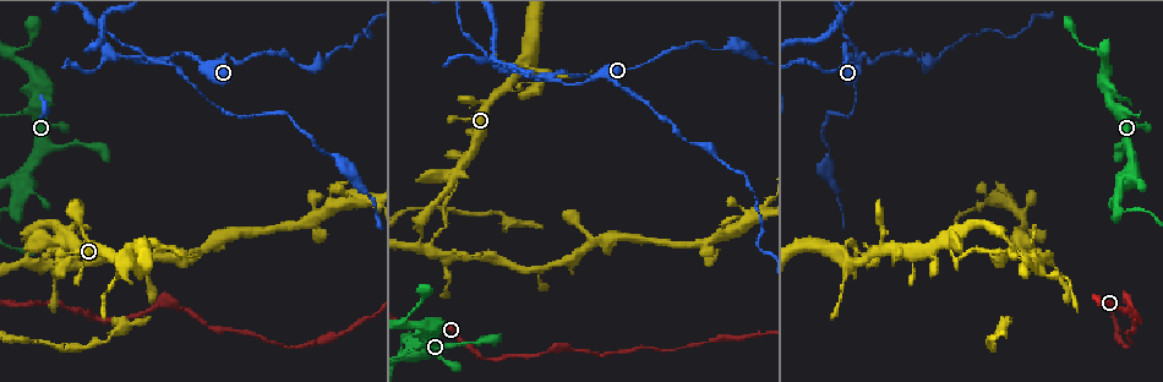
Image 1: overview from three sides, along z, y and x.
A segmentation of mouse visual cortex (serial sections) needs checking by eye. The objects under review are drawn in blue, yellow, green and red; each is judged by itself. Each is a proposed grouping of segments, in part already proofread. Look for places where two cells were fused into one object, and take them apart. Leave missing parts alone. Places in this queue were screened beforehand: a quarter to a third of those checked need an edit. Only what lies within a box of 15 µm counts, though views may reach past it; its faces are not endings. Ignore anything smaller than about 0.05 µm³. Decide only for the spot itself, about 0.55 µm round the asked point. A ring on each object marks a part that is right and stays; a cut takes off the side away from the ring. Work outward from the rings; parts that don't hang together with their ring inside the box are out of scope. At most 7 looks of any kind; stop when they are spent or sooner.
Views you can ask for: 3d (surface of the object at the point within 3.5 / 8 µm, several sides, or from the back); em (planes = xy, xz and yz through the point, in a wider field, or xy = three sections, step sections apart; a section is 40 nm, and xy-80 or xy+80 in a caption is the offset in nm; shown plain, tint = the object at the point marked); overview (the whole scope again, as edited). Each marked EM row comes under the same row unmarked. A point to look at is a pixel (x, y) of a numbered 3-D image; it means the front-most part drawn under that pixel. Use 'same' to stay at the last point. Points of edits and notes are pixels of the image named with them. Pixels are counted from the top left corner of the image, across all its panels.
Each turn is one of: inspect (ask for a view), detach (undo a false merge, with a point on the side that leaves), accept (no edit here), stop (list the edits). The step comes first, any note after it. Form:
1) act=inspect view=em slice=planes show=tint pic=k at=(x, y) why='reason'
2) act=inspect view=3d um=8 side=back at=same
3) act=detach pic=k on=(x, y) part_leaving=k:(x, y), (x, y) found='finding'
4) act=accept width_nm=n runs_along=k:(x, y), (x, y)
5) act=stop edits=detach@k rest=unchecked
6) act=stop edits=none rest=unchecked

act=inspect view=3d um=3.5 pic=1 at=(14, 202) why='sharp bend'

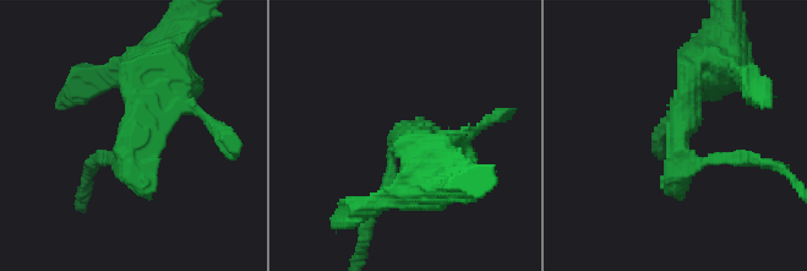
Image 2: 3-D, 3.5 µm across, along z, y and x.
act=inspect view=em slice=xy step=1 show=tint pic=2 at=(677, 139) why='need the tissue'

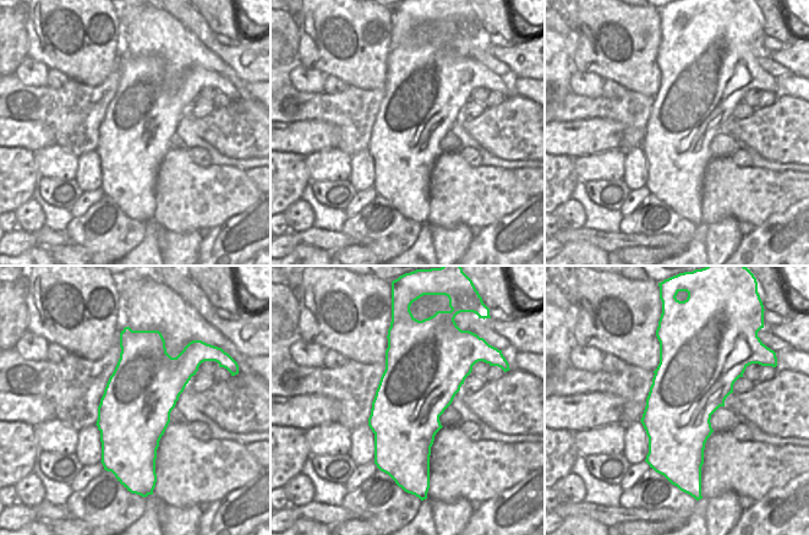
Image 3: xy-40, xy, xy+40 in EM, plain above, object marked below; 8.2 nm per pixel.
act=accept runs_along=2:(169, 79), (127, 158), (109, 158) found='one cell here'

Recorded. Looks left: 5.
act=inspect view=3d um=3.5 pic=1 at=(61, 149) why='abrupt turn'

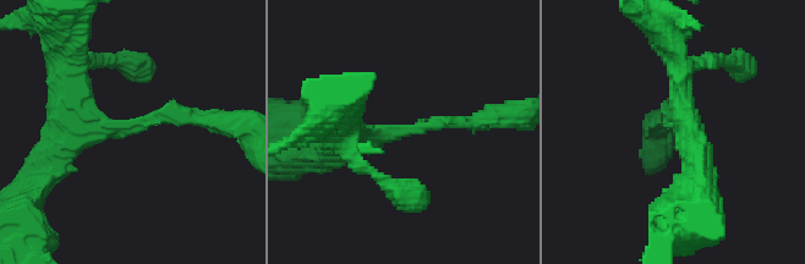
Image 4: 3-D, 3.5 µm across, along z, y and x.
act=inspect view=em slice=xy step=2 show=tint pic=4 at=(121, 125) arm_widths_nm=150,300 why='need the tissue'

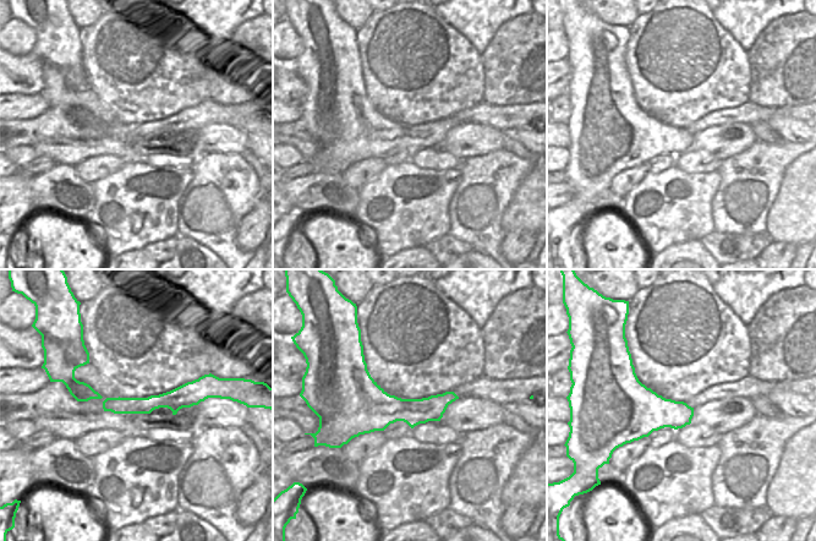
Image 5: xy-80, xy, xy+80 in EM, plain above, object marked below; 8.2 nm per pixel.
act=inspect view=em slice=xy step=1 show=tint at=same why='another direction'

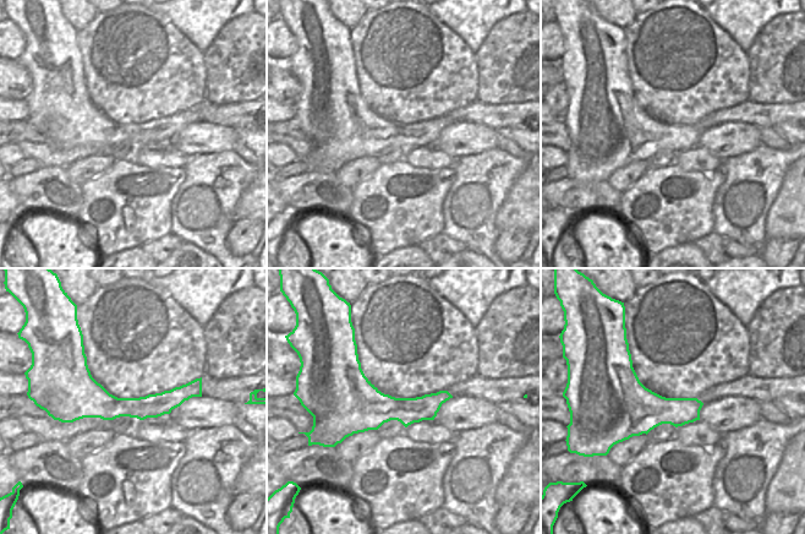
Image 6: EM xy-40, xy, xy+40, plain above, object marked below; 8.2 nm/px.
act=accept runs_along=4:(66, 94), (85, 125), (202, 121) found='all the same cell'

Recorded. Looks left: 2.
act=inspect view=3d um=3.5 pic=1 at=(553, 76) why='abrupt turn'

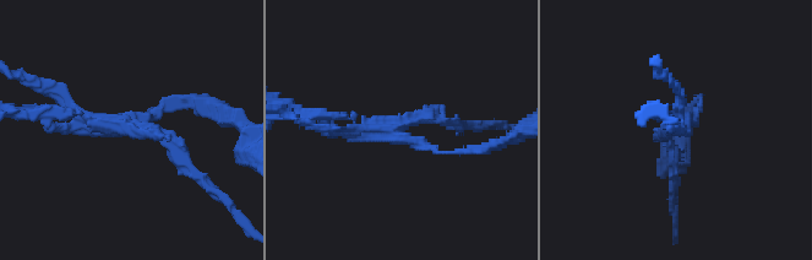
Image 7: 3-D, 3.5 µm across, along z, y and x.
act=inspect view=em slice=xy step=1 show=tint pic=7 at=(397, 129) arms=4 arm_widths_nm=100,100,100,150

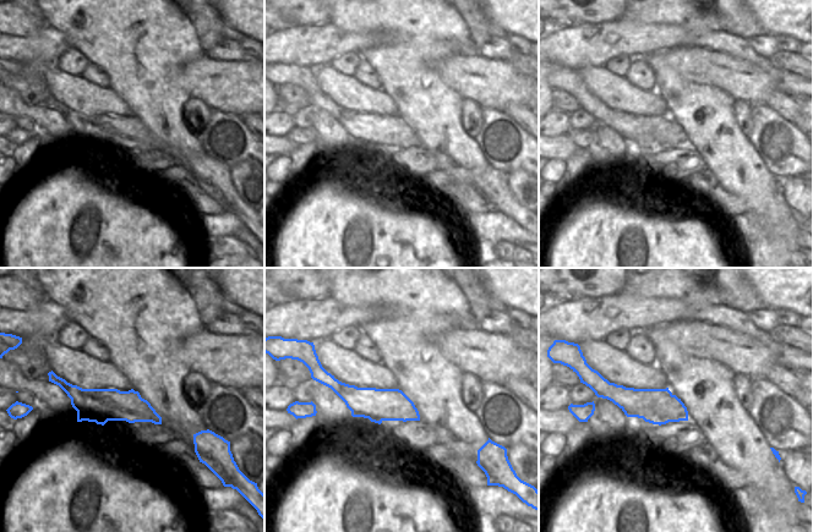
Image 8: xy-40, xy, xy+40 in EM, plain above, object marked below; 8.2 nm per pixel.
act=detach pic=7 on=(172, 137) part_leaving=7:(109, 123), (22, 77) found='a second cell is stuck on'

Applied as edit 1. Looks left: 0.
act=stop edits=detach@7 rest=unchecked

